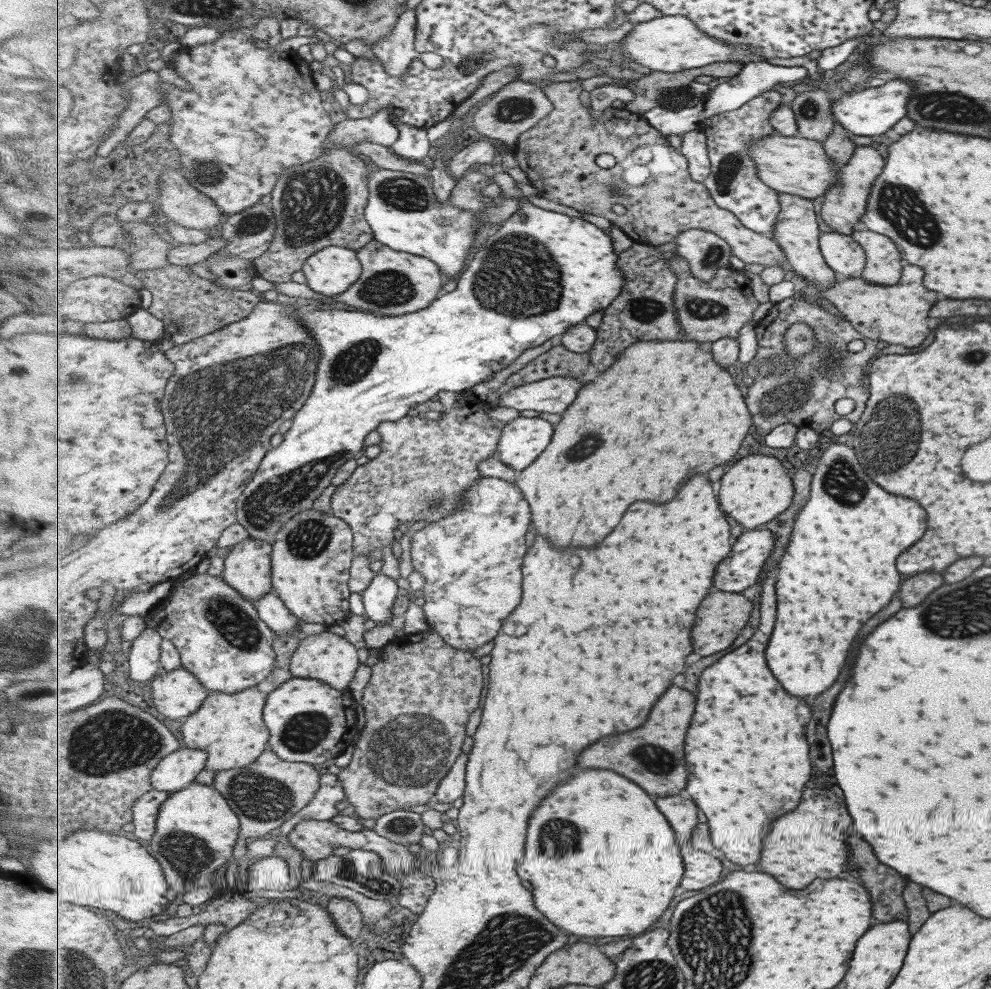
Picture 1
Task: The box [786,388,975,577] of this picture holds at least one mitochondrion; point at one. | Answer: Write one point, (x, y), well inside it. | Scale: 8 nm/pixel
(891, 441)

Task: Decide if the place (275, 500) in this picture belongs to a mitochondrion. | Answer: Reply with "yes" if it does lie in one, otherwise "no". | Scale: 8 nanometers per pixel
yes

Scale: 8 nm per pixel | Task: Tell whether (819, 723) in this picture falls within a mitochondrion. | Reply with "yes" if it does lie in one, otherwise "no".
no

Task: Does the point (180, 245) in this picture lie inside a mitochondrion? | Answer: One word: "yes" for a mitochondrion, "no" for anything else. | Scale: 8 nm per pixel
no

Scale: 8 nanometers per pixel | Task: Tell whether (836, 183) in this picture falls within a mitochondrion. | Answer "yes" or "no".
no

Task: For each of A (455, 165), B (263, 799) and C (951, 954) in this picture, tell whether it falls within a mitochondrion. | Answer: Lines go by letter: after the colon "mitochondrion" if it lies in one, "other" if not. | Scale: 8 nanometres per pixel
A: other
B: mitochondrion
C: other

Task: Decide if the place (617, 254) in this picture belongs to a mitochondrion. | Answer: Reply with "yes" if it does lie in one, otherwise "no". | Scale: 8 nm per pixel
no

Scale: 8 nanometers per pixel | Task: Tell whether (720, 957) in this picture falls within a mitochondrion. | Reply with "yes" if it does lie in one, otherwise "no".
yes

